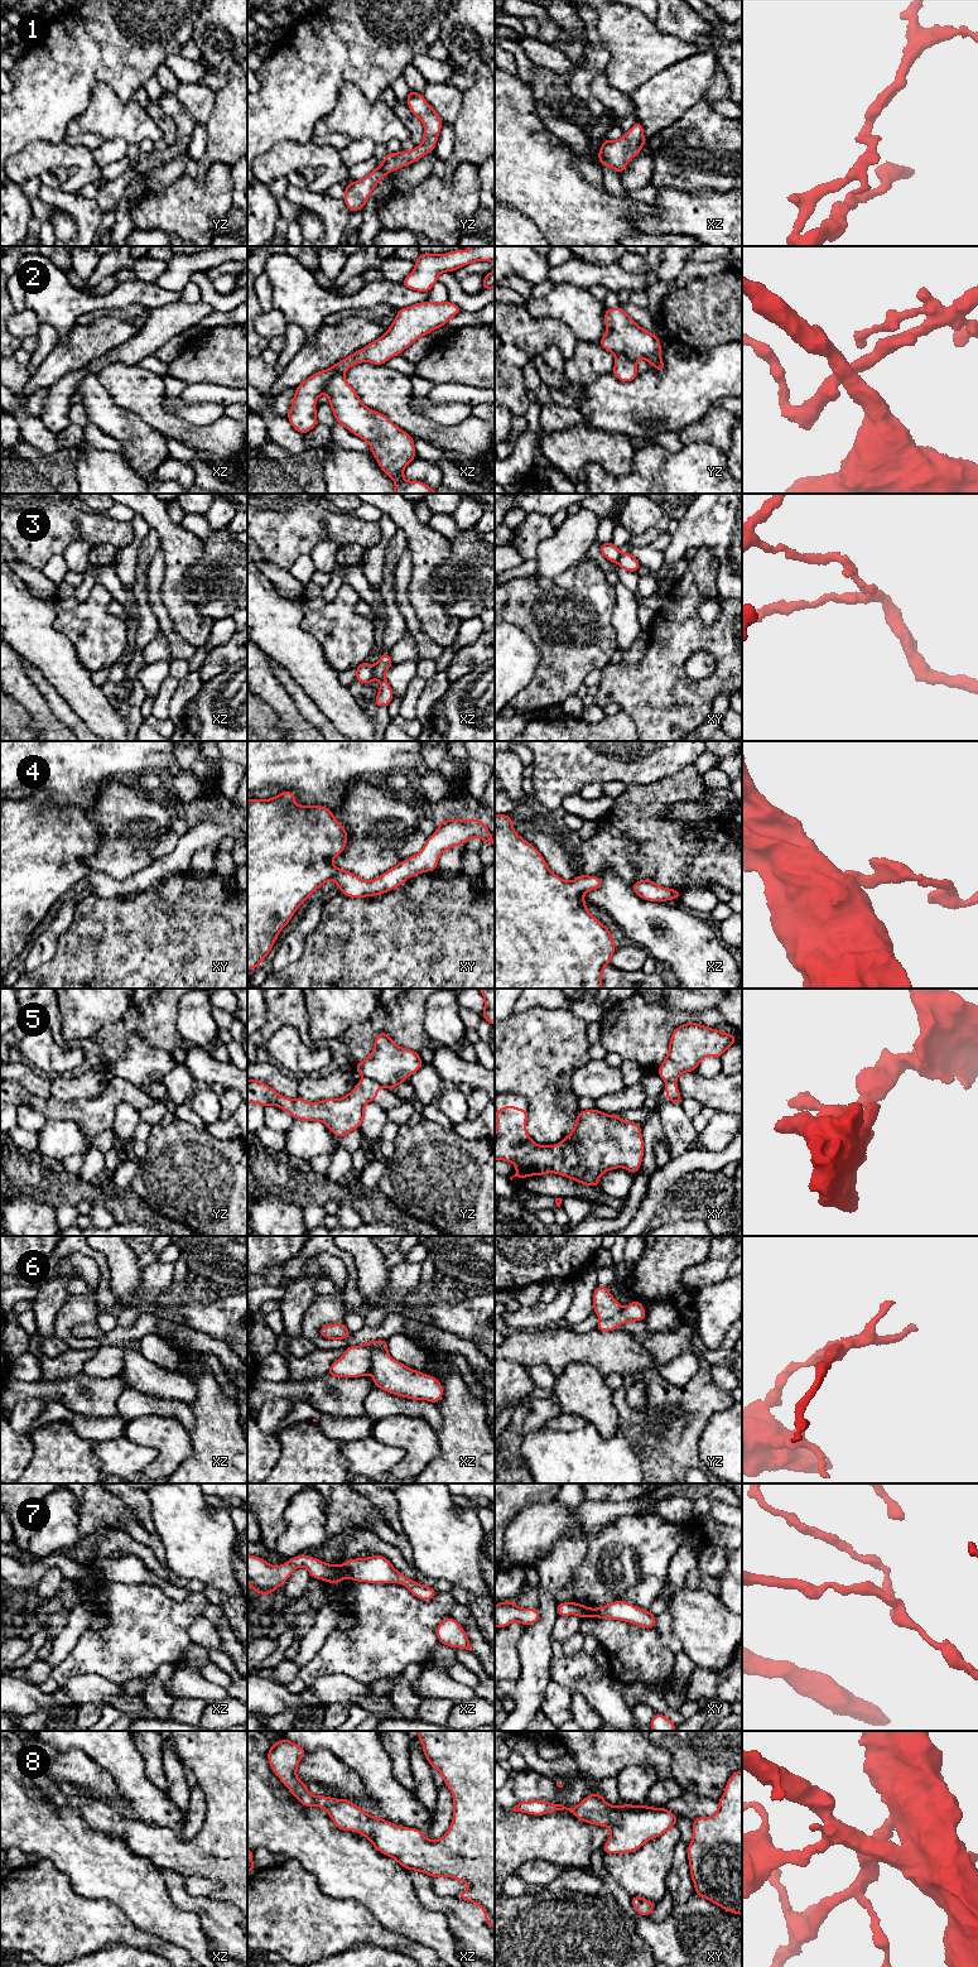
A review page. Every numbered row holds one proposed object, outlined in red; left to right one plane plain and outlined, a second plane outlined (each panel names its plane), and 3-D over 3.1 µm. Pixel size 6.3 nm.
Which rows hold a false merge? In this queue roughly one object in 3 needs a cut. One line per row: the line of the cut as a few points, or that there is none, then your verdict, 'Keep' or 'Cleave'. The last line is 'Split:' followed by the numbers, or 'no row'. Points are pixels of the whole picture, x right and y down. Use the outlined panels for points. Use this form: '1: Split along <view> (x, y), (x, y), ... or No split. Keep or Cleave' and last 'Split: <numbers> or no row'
1: No split. Keep
2: Split along xz (343, 374), (332, 376), (326, 383), (323, 392). Cleave
3: Split along xz (375, 665), (372, 678). Cleave
4: No split. Keep
5: Split along yz (366, 1077), (379, 1085). Cleave
6: Split along xz (375, 1341), (371, 1369), (367, 1374). Cleave
7: Split along xz (341, 1566), (346, 1577). Cleave
8: No split. Keep
Split: 2, 3, 5, 6, 7

